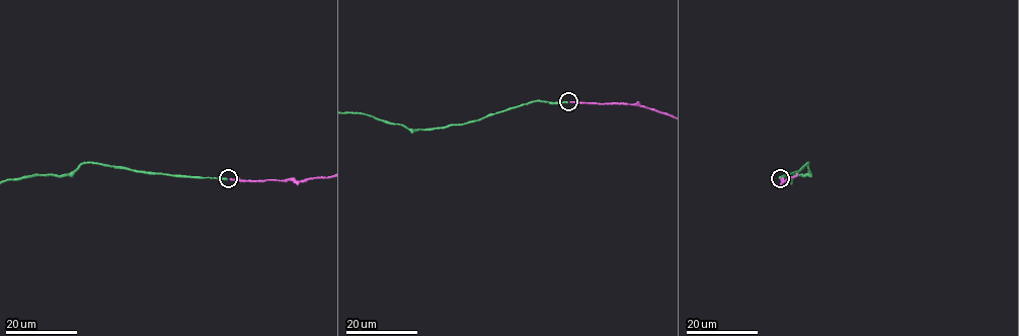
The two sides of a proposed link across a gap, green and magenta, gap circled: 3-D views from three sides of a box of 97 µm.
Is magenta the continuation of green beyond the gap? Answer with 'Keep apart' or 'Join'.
Join

